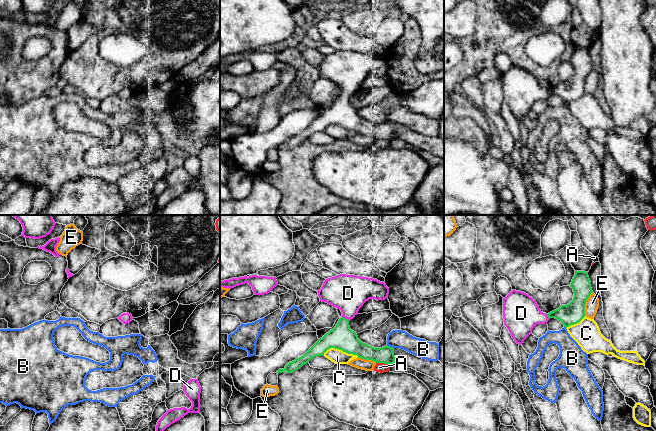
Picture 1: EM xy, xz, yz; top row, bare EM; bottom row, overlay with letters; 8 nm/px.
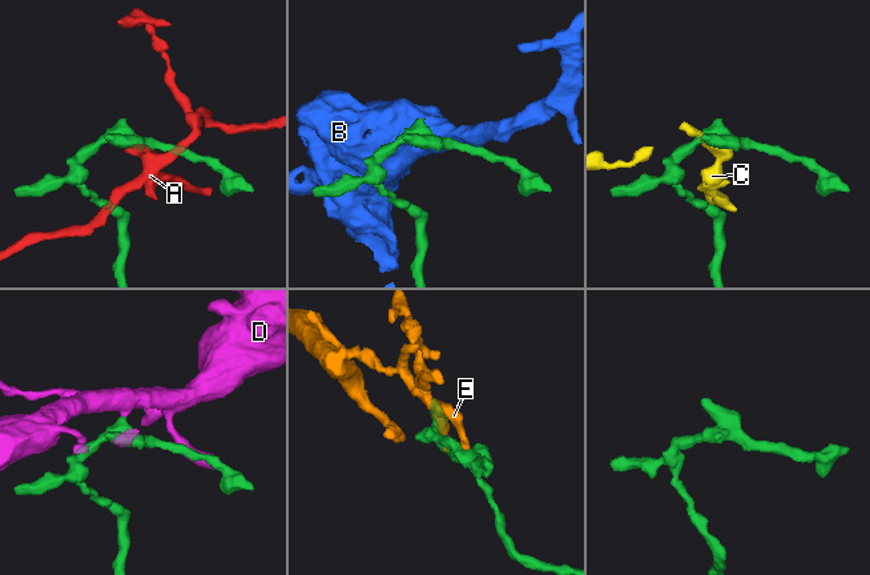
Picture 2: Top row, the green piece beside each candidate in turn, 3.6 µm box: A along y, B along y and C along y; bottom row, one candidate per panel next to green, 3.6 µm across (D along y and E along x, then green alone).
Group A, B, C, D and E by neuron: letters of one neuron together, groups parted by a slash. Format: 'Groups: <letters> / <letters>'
Groups: A / B / C / D / E

